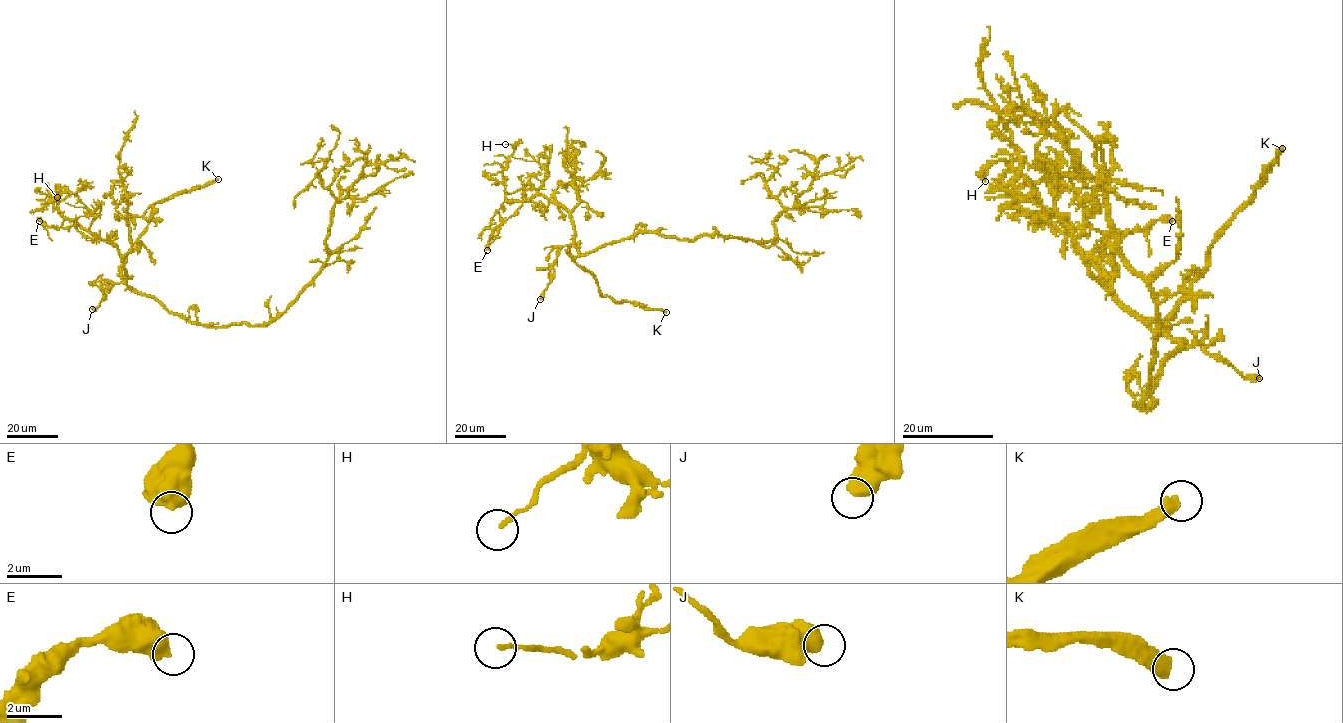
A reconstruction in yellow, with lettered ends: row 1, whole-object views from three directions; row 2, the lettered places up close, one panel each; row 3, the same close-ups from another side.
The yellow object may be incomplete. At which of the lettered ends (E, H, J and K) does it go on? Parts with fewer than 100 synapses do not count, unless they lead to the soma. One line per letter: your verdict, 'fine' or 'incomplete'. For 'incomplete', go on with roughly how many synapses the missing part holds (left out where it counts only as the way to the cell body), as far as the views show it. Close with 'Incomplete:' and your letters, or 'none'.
E: fine
H: fine
J: fine
K: incomplete; about 1500 synapses
Incomplete: K

